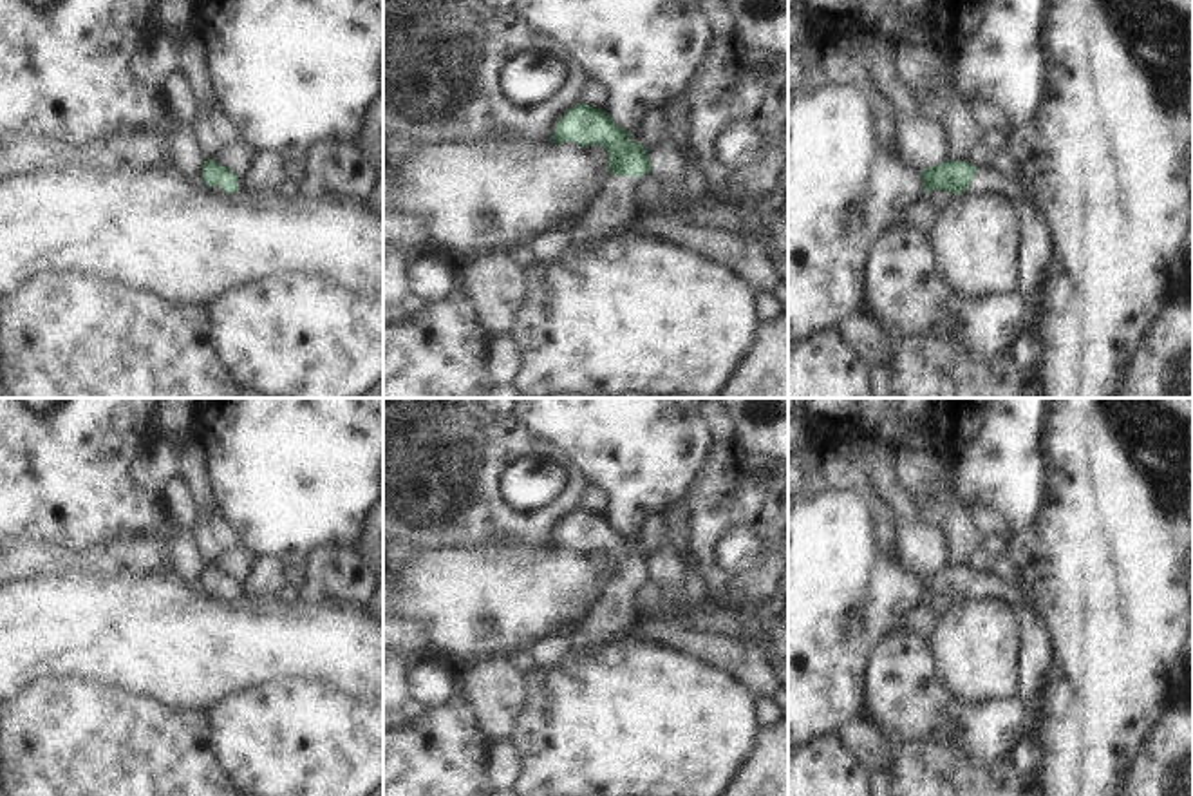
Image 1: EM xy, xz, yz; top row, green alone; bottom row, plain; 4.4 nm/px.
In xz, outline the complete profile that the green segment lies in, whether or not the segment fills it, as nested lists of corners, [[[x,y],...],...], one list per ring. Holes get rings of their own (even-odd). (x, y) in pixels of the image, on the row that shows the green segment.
[[[586,103],[571,109],[559,123],[553,141],[573,141],[584,148],[600,145],[609,154],[611,177],[602,183],[602,192],[589,204],[584,217],[569,226],[573,246],[589,246],[633,228],[640,213],[634,186],[640,175],[649,174],[653,163],[647,148],[634,143],[613,118]]]

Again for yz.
[[[951,161],[922,170],[925,194],[949,190],[998,194],[1005,197],[1019,217],[1019,293],[1036,300],[1048,280],[1054,257],[1054,235],[1045,210],[1032,199],[1021,177],[1003,175],[992,166],[976,168],[969,161]]]

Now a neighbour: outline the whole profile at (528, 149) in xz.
[[[492,136],[484,141],[486,147],[495,147],[506,154],[519,154],[526,159],[542,157],[553,145],[553,139],[517,141],[503,136]]]

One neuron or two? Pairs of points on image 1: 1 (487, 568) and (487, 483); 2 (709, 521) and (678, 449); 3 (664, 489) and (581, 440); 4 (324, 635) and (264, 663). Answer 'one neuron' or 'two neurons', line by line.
1: two neurons
2: two neurons
3: one neuron
4: one neuron

